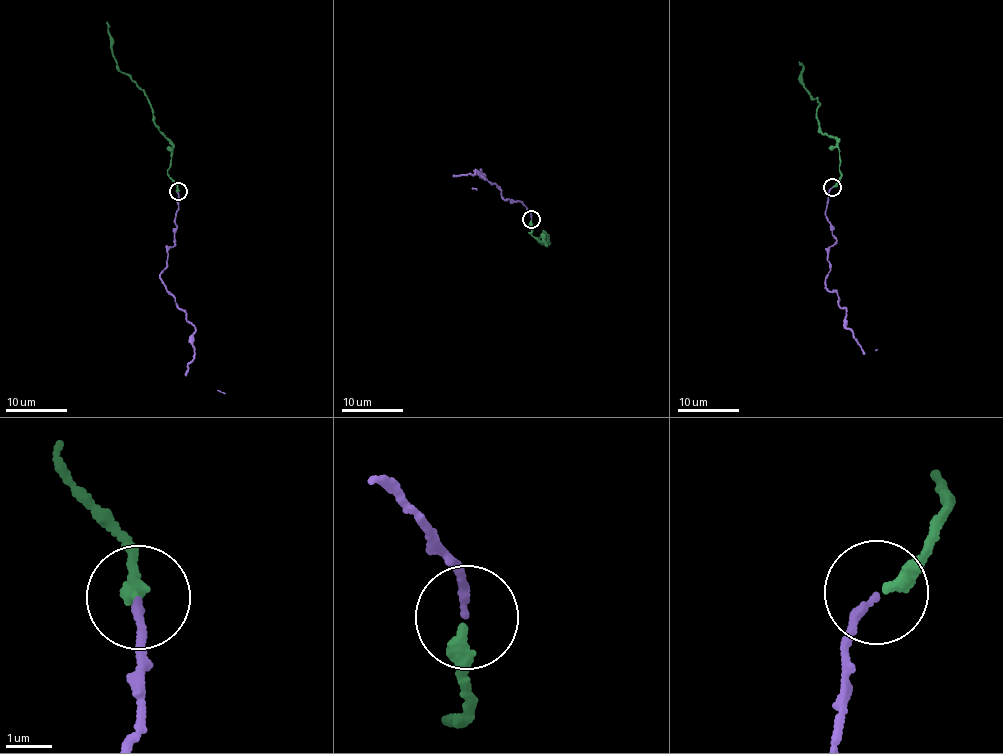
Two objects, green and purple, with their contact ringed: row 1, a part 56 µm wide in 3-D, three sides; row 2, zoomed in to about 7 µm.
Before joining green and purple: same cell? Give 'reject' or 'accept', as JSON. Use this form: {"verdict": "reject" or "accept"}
{"verdict": "accept"}

